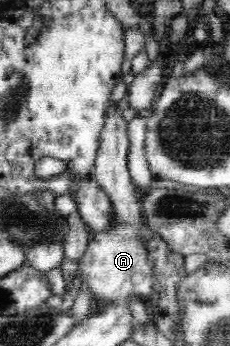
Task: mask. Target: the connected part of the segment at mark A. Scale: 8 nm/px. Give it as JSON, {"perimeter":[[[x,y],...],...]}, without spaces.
{"perimeter":[[[111,101],[106,111],[104,127],[101,131],[101,143],[91,175],[94,175],[99,187],[108,195],[112,205],[112,218],[115,219],[112,231],[95,232],[87,249],[78,260],[79,283],[88,285],[92,293],[93,304],[99,300],[123,302],[128,295],[150,296],[154,287],[147,247],[142,238],[142,203],[136,197],[136,187],[127,169],[129,155],[129,137],[127,122],[118,110],[118,103]]]}

